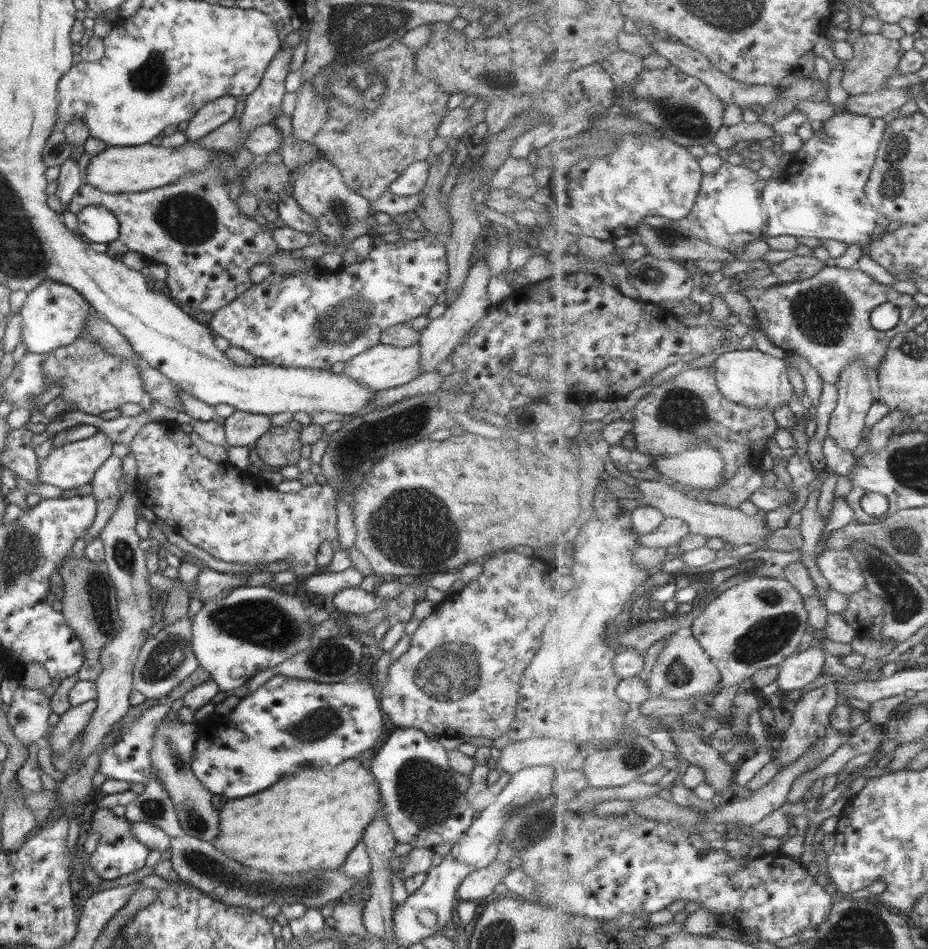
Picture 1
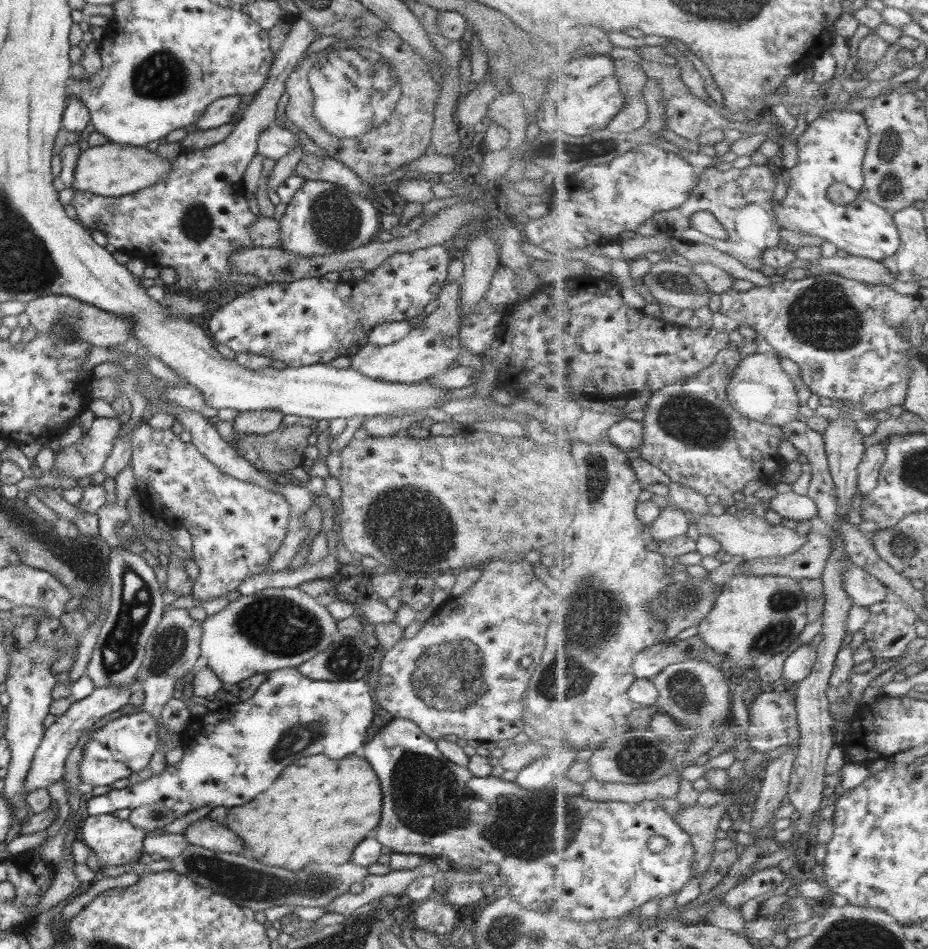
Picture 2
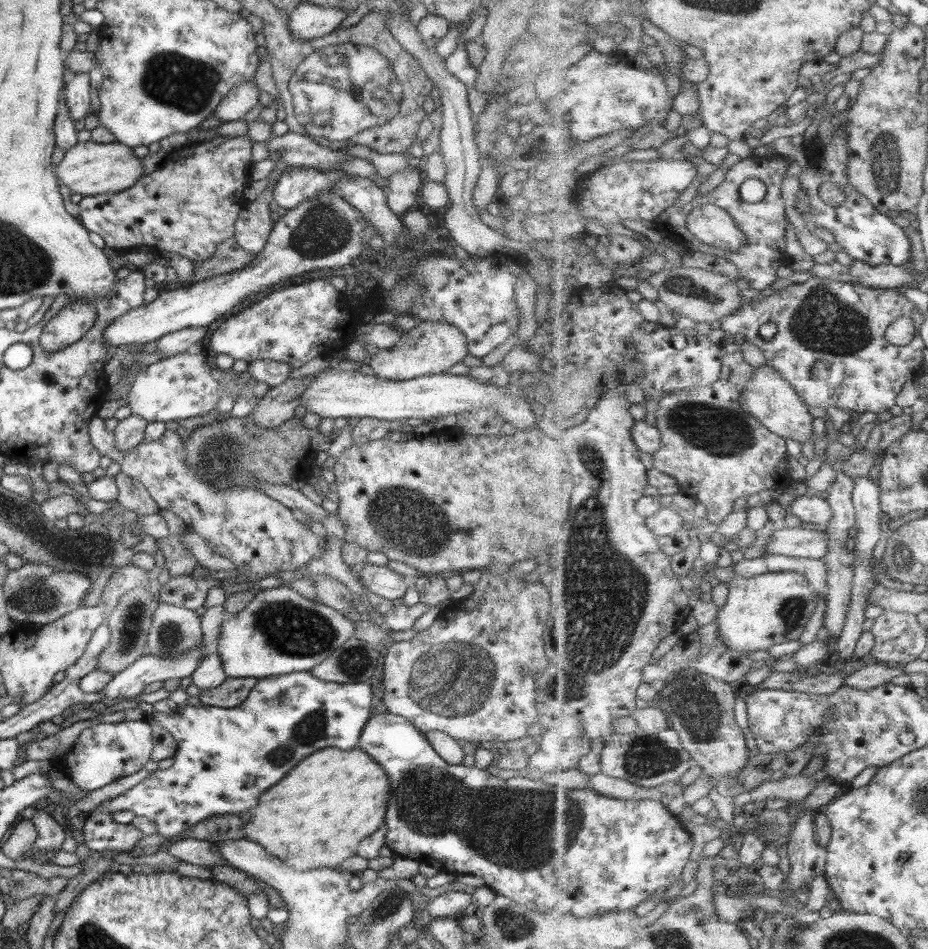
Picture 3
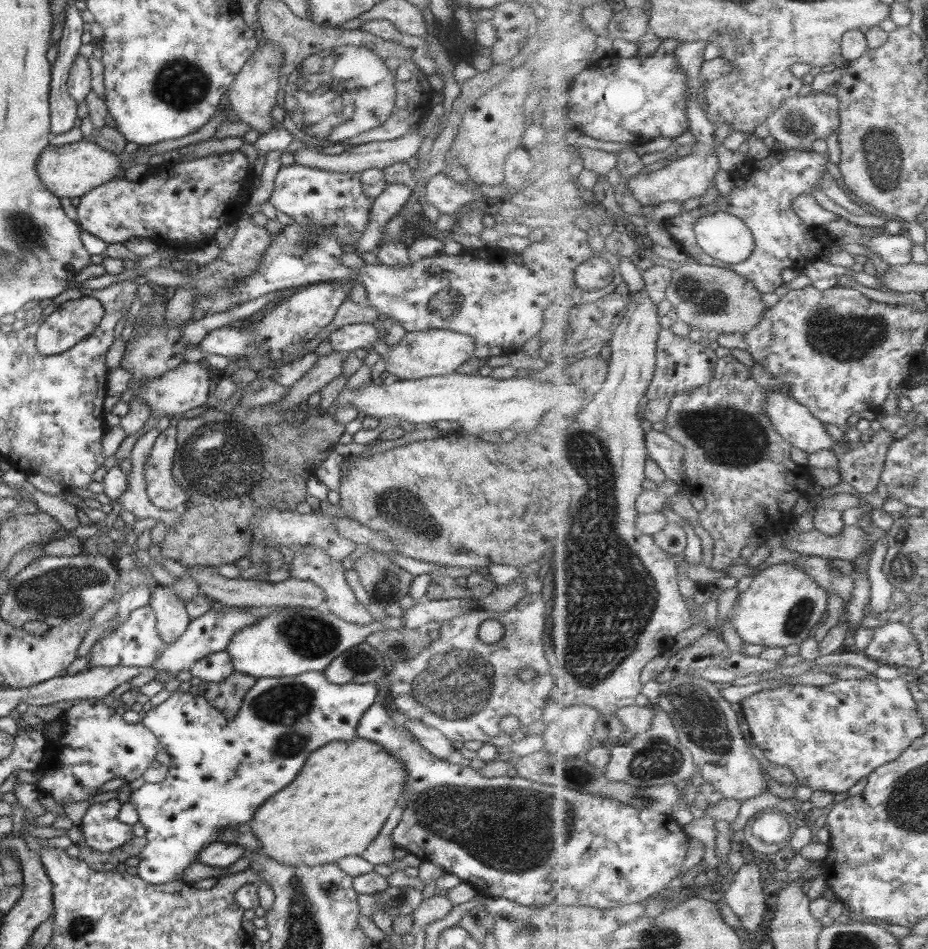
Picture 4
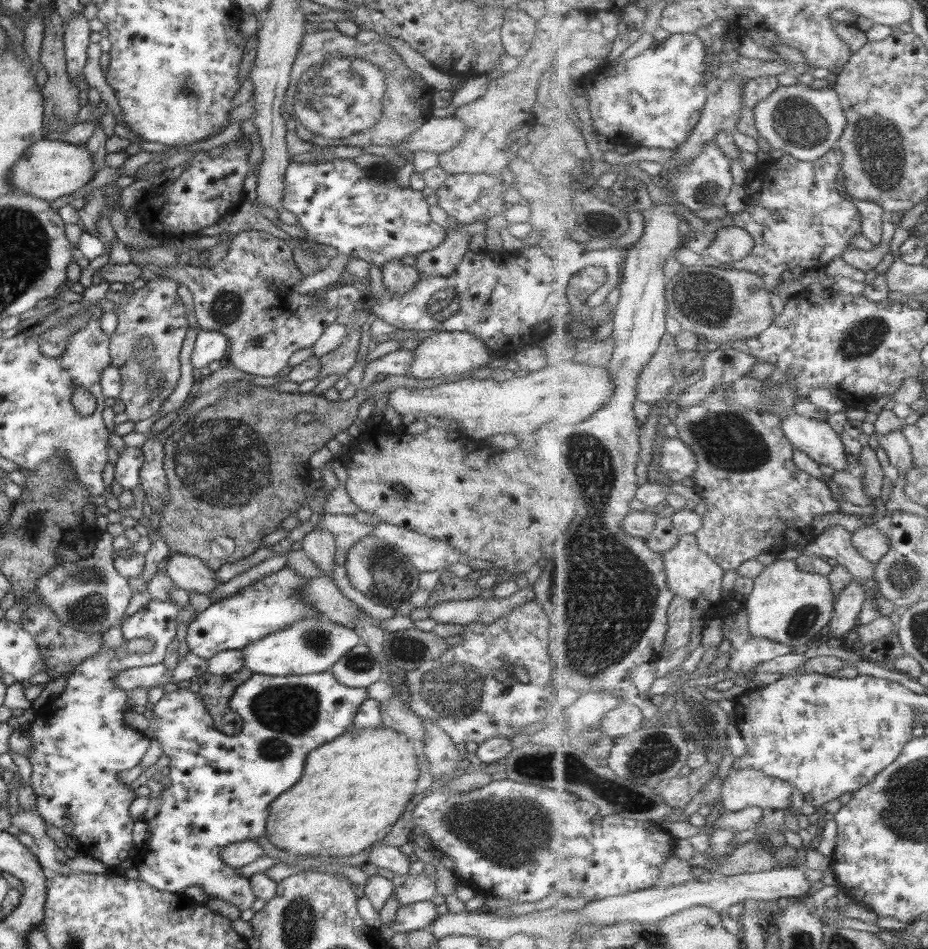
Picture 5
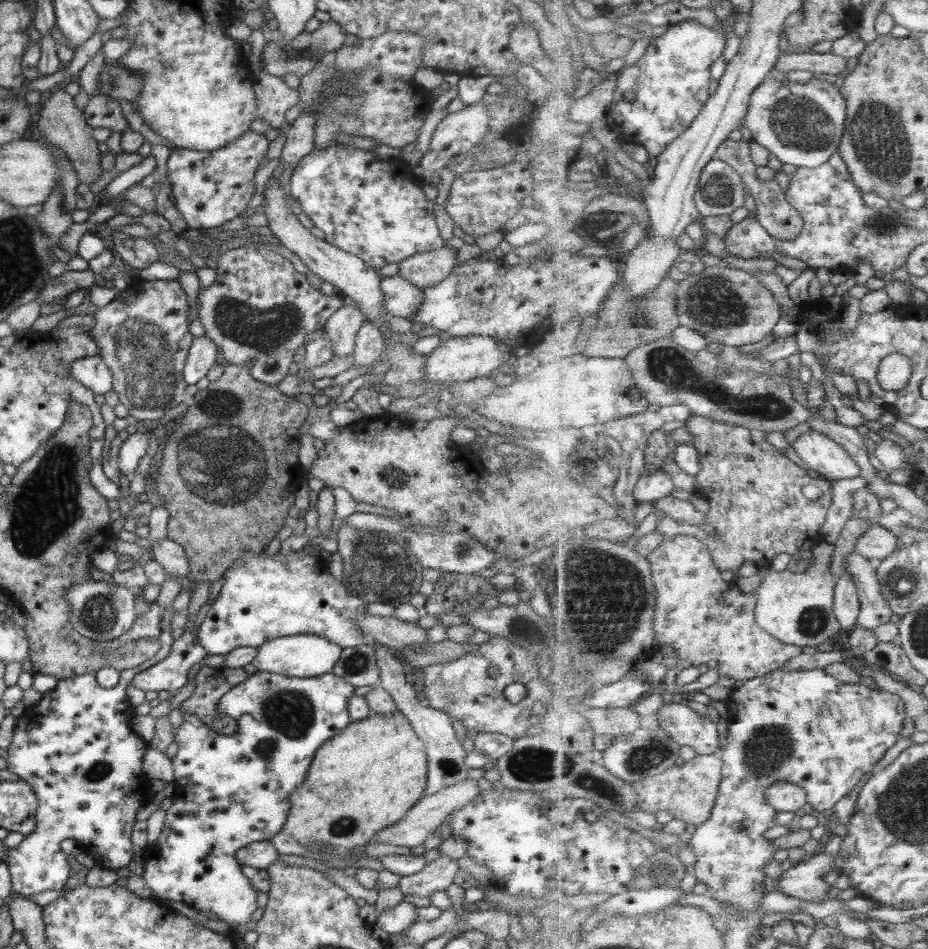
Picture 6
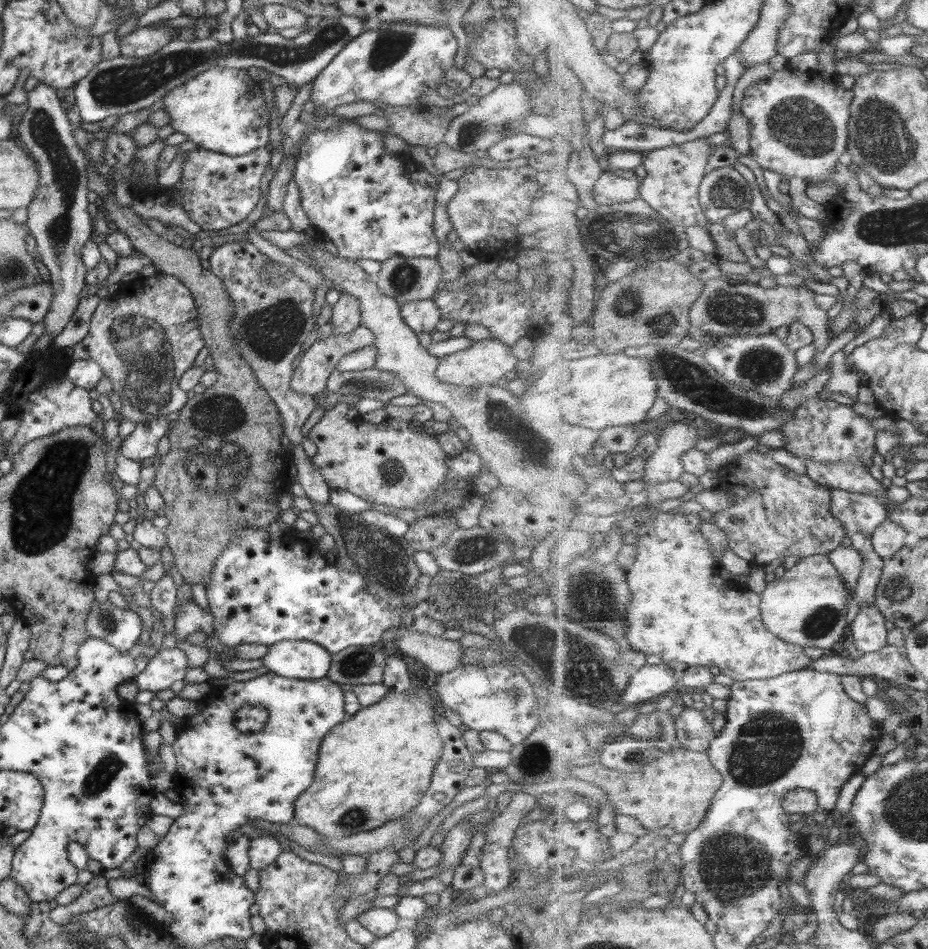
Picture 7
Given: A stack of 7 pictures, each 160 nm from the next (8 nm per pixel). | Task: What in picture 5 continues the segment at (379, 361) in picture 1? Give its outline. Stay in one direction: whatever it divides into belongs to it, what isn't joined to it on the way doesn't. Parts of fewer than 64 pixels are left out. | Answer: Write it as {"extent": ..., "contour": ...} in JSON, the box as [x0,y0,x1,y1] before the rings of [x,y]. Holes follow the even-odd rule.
{"extent":[406,331,498,382],"contour":[[[437,331],[429,337],[422,335],[413,350],[415,350],[413,361],[409,365],[406,375],[419,379],[425,378],[426,382],[429,378],[463,374],[463,372],[475,370],[498,358],[480,338],[465,332]]]}

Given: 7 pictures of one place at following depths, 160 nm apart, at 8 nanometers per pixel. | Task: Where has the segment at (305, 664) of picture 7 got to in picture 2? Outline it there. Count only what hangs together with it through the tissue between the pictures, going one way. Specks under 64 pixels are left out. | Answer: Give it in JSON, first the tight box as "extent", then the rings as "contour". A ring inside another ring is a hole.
{"extent":[199,587,337,684],"contour":[[[297,587],[263,588],[263,590],[256,592],[255,594],[250,594],[249,596],[239,595],[235,601],[229,602],[223,610],[217,612],[217,614],[213,614],[213,616],[209,618],[205,618],[205,620],[201,622],[201,639],[199,639],[200,657],[205,658],[206,667],[219,678],[221,684],[236,684],[237,682],[242,682],[245,678],[250,678],[253,674],[267,674],[275,670],[299,667],[300,665],[303,665],[303,662],[314,658],[323,651],[327,651],[327,647],[331,646],[333,639],[337,636],[335,622],[333,616],[325,610],[325,607],[317,604],[315,599],[311,598],[311,596],[306,593],[303,593],[303,591],[300,591]]]}

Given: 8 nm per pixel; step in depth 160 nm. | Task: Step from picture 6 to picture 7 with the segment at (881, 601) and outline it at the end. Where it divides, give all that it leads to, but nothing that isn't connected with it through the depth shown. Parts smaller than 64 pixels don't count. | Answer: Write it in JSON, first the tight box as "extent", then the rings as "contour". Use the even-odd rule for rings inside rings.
{"extent":[849,604,889,653],"contour":[[[861,604],[859,615],[849,625],[856,649],[871,653],[887,647],[889,642],[885,621],[887,618],[881,613],[877,604]]]}

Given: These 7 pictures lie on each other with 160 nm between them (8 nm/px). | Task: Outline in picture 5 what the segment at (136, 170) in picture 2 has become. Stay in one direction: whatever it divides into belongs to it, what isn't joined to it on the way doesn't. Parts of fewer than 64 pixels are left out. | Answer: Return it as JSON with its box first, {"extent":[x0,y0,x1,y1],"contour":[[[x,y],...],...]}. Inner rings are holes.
{"extent":[9,140,95,203],"contour":[[[39,140],[31,144],[21,158],[9,168],[9,185],[27,197],[51,203],[65,198],[88,183],[95,174],[89,151],[84,146],[71,145],[57,140]]]}

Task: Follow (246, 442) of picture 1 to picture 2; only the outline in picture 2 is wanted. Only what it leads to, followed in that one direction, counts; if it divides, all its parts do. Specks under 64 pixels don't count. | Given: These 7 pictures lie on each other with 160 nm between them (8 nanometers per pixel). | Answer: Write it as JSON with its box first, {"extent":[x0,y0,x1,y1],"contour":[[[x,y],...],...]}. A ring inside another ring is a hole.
{"extent":[232,410,283,435],"contour":[[[275,410],[238,412],[232,422],[232,428],[235,433],[264,435],[273,432],[281,425],[283,415],[283,413],[275,412]]]}

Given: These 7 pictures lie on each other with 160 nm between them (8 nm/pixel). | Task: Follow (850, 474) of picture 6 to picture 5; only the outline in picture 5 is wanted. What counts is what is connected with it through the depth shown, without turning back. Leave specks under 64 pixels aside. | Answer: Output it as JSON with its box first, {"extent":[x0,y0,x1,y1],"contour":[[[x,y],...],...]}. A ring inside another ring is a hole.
{"extent":[782,413,847,471],"contour":[[[793,413],[783,418],[782,426],[793,446],[816,463],[829,465],[838,471],[847,471],[847,450],[839,434],[827,421]]]}

